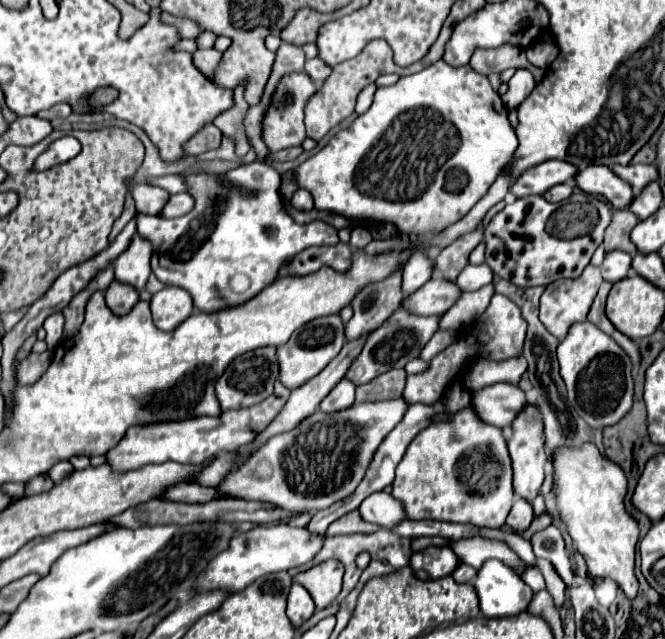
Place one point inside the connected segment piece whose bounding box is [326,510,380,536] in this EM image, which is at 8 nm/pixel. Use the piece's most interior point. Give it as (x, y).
(350, 524)

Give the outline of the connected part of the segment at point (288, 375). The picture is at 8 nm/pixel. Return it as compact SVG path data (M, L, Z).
M338 314L322 316L322 318L316 318L308 324L304 324L276 352L278 366L280 366L280 382L288 390L294 390L294 388L302 386L304 382L314 378L318 372L322 372L326 368L326 364L342 350L342 346L344 346L344 324L342 324Z

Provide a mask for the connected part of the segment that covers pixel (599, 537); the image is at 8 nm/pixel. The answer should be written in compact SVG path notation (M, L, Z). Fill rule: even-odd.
M586 442L582 446L558 446L552 458L554 480L552 492L556 498L556 510L564 516L568 534L588 564L588 570L596 578L610 576L618 586L634 598L638 592L638 580L634 576L634 550L638 542L638 524L624 508L624 496L628 480L618 464L608 460L600 450Z

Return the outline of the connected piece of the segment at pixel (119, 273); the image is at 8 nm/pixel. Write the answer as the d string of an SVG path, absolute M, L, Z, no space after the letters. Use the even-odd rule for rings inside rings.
M134 236L126 252L122 252L114 262L116 280L122 284L132 284L136 290L144 290L150 276L150 252L148 240Z

